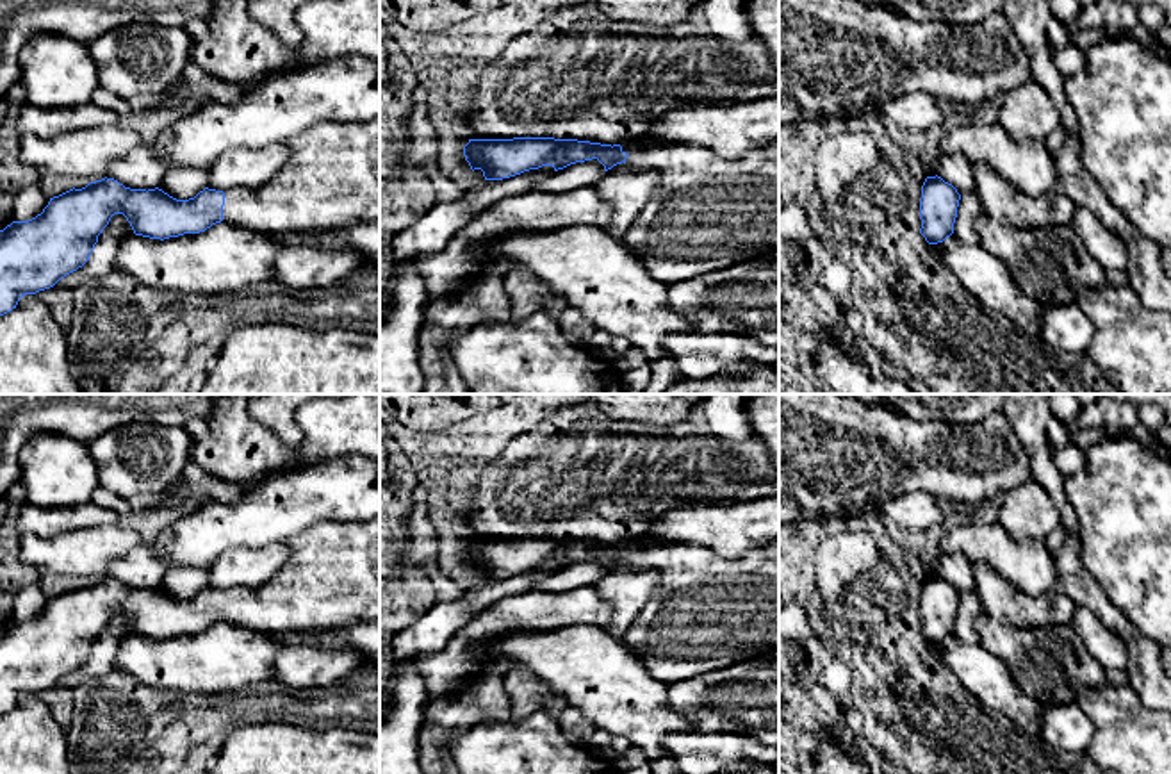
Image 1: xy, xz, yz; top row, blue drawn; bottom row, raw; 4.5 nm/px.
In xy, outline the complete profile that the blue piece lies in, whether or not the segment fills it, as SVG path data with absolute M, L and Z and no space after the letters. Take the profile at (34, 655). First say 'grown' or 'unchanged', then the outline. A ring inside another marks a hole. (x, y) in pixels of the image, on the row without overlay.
grown; M380 519L353 524L324 521L285 544L283 569L255 589L205 587L194 597L176 599L159 587L130 589L105 576L50 597L36 617L0 630L0 715L16 708L21 696L50 688L82 667L114 613L123 613L135 635L160 640L200 633L221 621L264 633L326 631L380 621Z

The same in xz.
grown; M554 537L469 539L463 546L463 555L472 571L483 571L485 580L503 580L542 565L553 565L558 571L592 558L597 558L604 571L622 562L636 569L658 571L659 581L652 597L620 642L640 658L652 676L668 685L727 669L745 660L779 655L779 540L738 558L720 556L699 544L667 542L627 555L620 544Z

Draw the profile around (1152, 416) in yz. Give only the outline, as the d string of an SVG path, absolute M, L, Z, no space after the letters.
M1139 405L1139 423L1150 430L1159 430L1166 423L1166 412L1157 405Z

